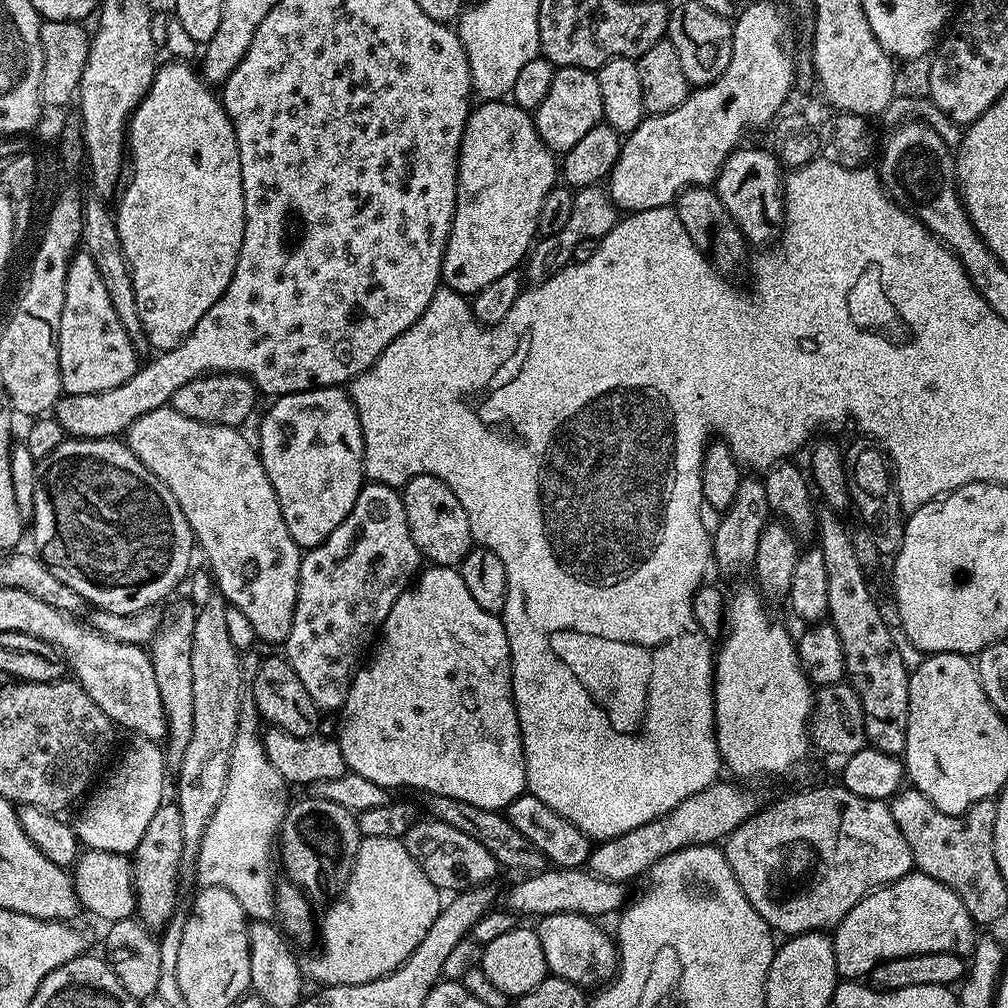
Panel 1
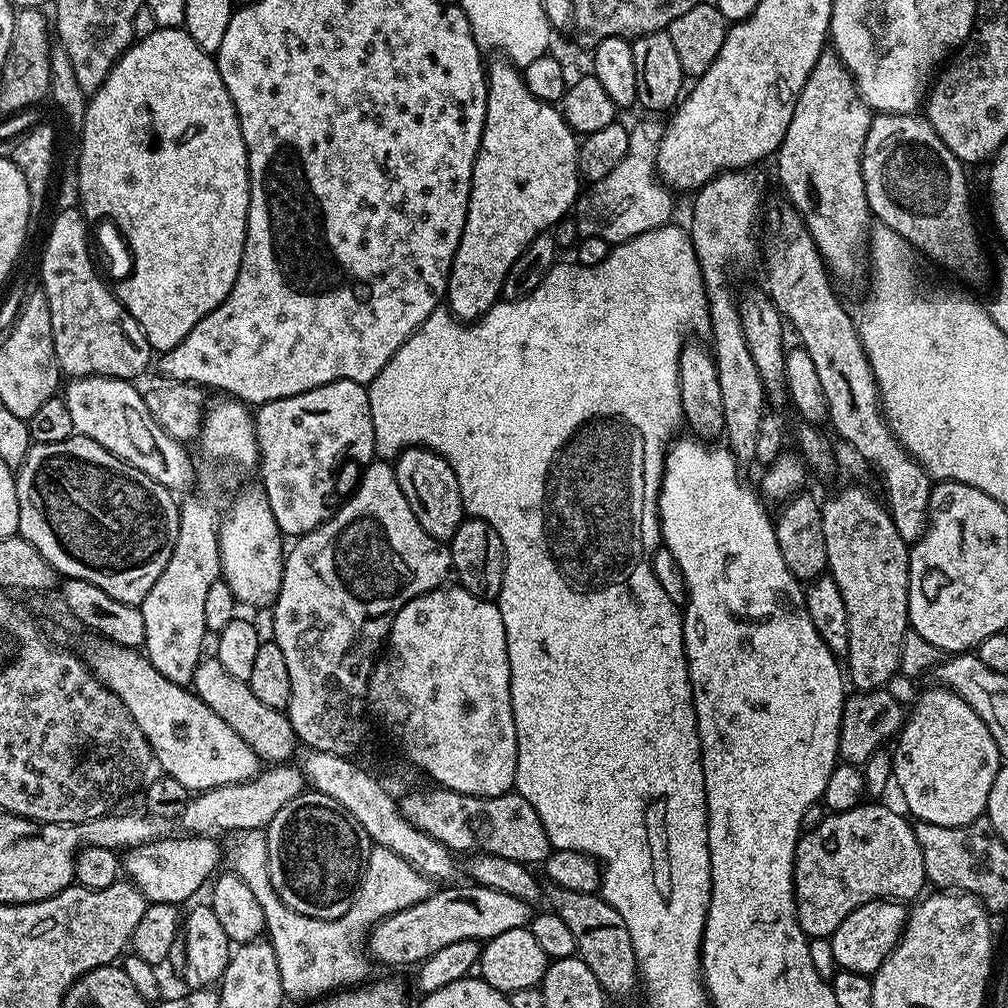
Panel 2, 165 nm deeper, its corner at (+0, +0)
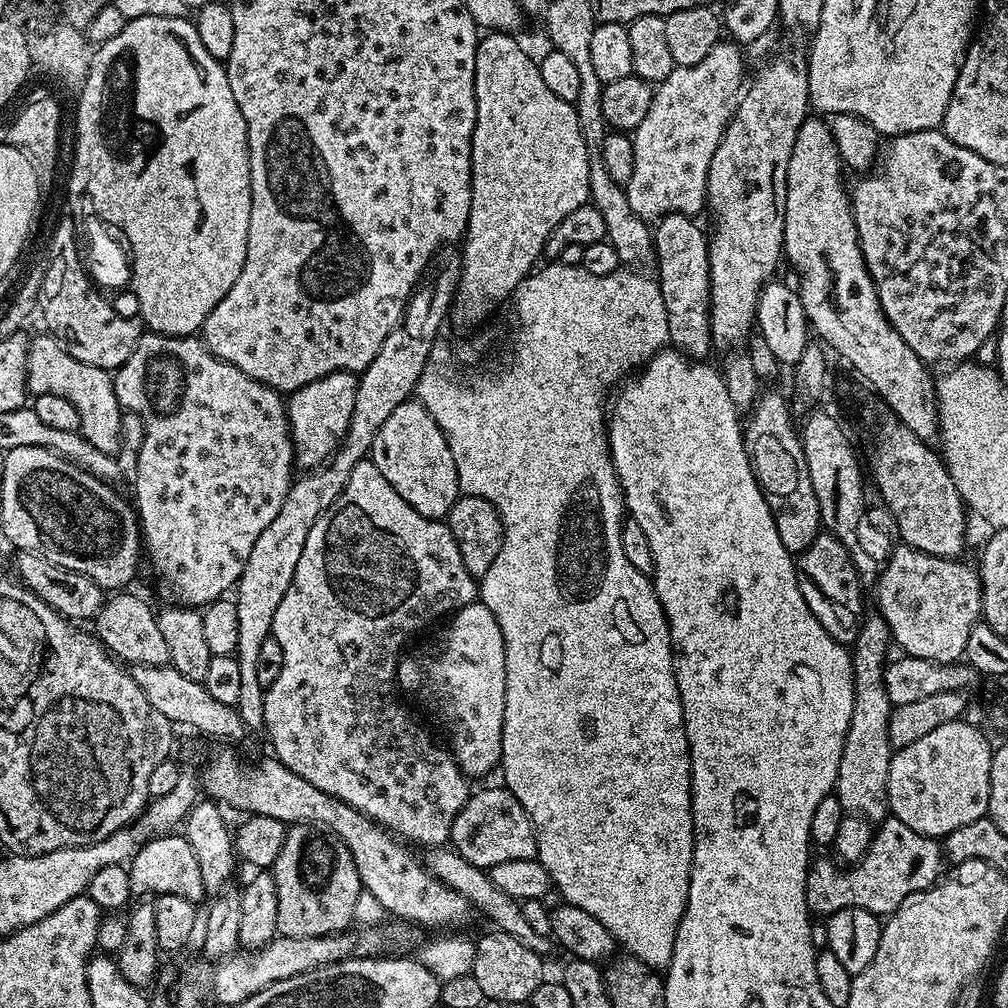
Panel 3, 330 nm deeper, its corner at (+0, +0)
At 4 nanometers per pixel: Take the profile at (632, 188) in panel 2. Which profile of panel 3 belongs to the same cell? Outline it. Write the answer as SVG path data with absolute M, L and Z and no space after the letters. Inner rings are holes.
M721 42L710 50L710 54L706 54L706 58L702 58L702 62L695 66L675 67L664 81L655 85L650 110L646 110L646 118L642 118L640 125L631 133L634 174L630 174L626 191L630 208L638 218L655 222L675 212L696 218L700 211L705 211L710 158L714 158L714 150L718 150L718 142L732 118L734 105L745 83L744 56L740 52L743 52L741 45Z

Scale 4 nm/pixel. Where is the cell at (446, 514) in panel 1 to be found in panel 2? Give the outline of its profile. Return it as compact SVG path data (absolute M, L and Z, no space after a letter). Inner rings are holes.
M406 448L395 457L394 467L398 486L414 510L414 518L426 534L441 542L451 541L454 530L466 519L462 494L458 490L458 478L454 470L438 455L428 448Z

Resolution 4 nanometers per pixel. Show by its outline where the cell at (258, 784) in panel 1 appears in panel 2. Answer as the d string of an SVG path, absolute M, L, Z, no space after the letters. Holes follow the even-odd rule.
M260 830L238 832L233 840L236 841L232 849L226 852L227 859L228 856L232 859L231 871L242 878L246 886L250 886L254 898L258 898L258 906L262 906L266 939L272 945L274 958L278 958L278 974L282 974L282 990L288 998L319 997L367 981L370 957L366 945L372 927L387 916L422 902L434 891L433 881L406 862L405 858L399 857L393 850L376 846L372 849L360 887L346 914L337 920L312 920L306 914L287 908L274 890L268 869L267 835Z

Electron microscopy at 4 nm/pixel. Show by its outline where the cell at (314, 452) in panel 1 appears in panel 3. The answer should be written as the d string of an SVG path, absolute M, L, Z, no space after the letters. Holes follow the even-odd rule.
M332 372L318 378L287 397L288 430L292 438L294 460L304 470L317 469L329 463L333 452L341 445L341 440L350 426L354 412L357 373Z

